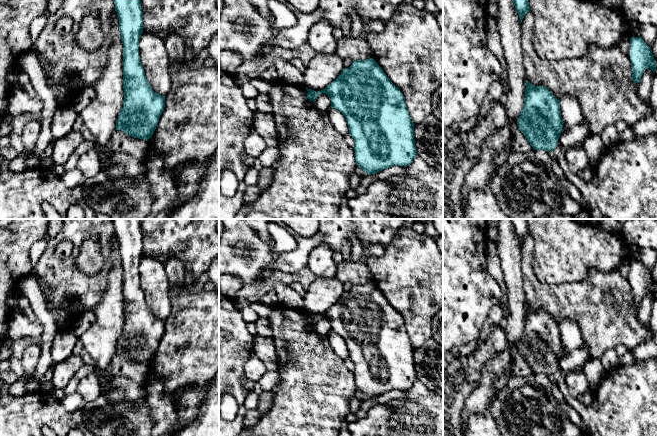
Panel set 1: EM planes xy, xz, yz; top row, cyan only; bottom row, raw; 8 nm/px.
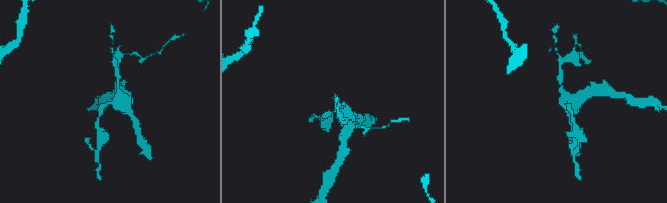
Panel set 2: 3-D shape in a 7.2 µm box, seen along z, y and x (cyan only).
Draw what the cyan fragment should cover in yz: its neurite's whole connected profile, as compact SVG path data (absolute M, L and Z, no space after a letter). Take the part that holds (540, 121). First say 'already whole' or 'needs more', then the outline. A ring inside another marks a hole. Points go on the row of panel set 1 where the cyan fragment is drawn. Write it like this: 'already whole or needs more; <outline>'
already whole; M526 80L525 85L524 106L517 126L534 150L554 151L563 128L560 100L544 86L534 86L528 80Z

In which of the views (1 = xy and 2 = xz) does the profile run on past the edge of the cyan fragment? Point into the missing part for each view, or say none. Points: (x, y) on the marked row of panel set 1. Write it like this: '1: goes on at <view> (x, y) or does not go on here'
1: does not go on here
2: does not go on here

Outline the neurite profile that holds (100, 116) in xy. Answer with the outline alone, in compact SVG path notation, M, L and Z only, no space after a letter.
M116 11L110 17L110 24L113 42L108 50L107 64L102 76L93 86L96 97L79 113L84 125L95 138L95 149L102 165L107 164L112 155L108 145L116 131L124 101L123 44Z

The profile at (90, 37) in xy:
M90 10L84 14L76 40L86 51L95 51L102 45L104 34L95 11Z

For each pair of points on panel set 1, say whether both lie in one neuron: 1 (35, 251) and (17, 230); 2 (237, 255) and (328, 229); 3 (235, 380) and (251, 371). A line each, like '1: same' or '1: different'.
1: different
2: same
3: different

